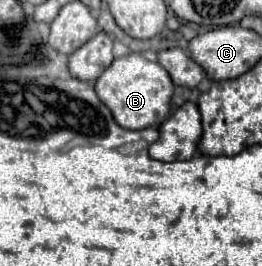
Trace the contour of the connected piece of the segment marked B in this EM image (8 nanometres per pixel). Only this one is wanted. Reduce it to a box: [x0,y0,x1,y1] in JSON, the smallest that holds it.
[96,53,172,129]

